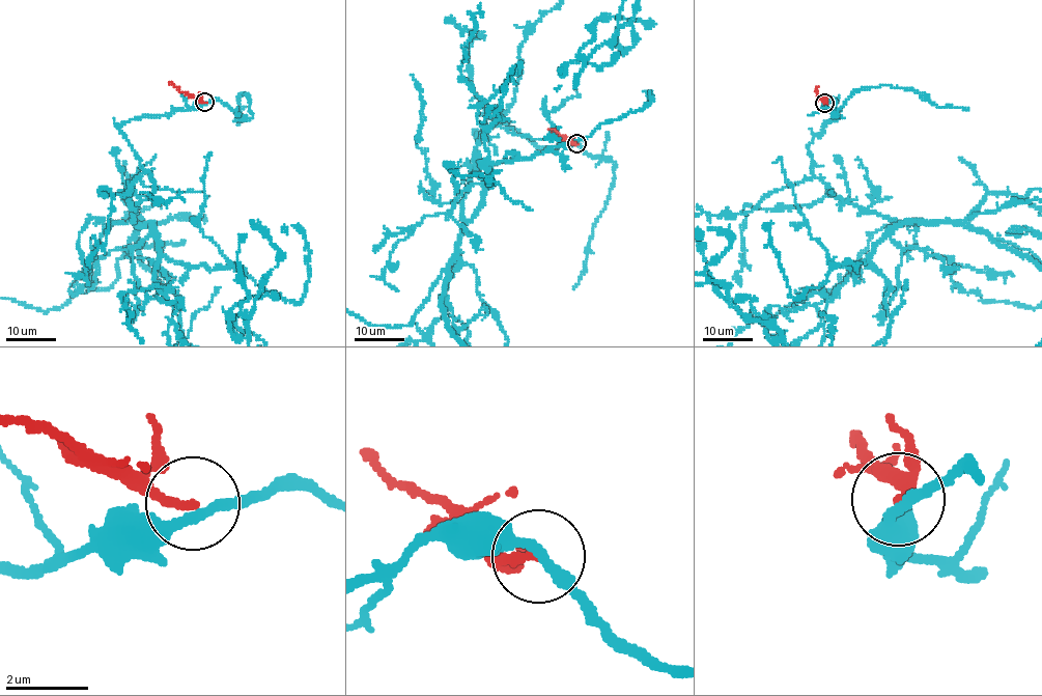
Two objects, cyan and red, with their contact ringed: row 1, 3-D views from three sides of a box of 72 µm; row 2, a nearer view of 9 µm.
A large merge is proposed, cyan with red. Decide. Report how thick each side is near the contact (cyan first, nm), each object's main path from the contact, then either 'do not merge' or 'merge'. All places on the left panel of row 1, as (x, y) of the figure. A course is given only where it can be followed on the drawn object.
240/240 nm | cyan via (204, 103), (117, 127), (143, 171), (129, 199), (140, 228), (108, 288), (48, 311) | red via (204, 102), (181, 92), (169, 82) | do not merge

